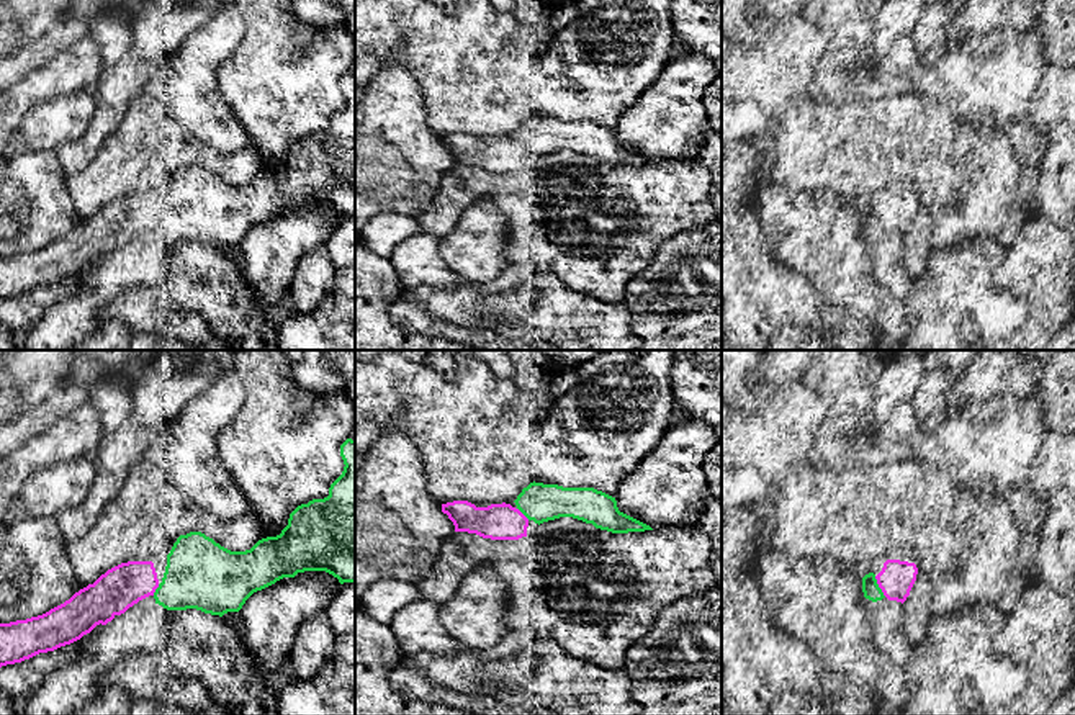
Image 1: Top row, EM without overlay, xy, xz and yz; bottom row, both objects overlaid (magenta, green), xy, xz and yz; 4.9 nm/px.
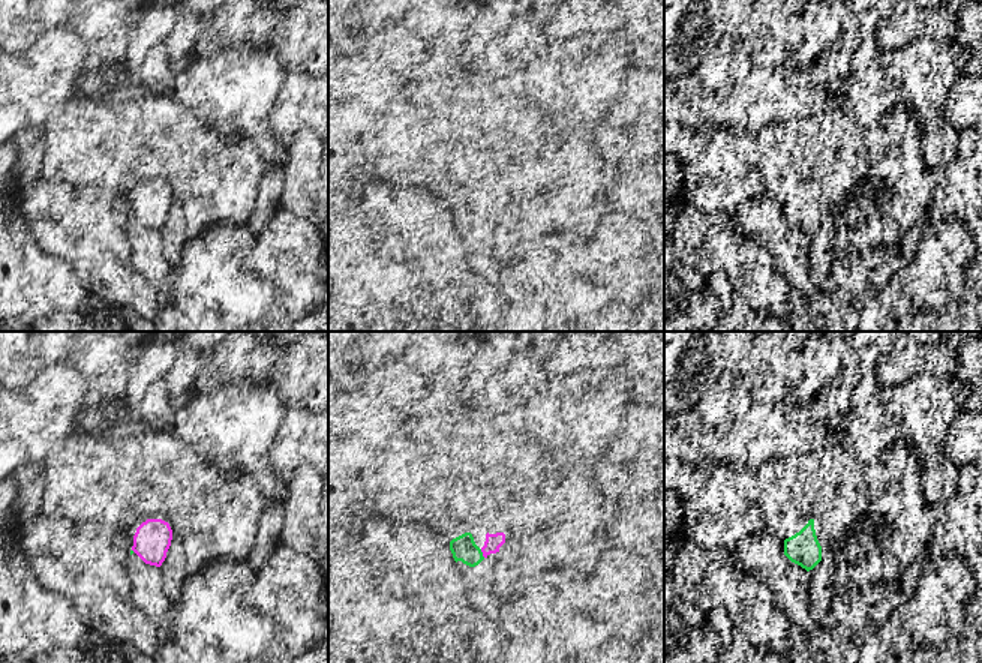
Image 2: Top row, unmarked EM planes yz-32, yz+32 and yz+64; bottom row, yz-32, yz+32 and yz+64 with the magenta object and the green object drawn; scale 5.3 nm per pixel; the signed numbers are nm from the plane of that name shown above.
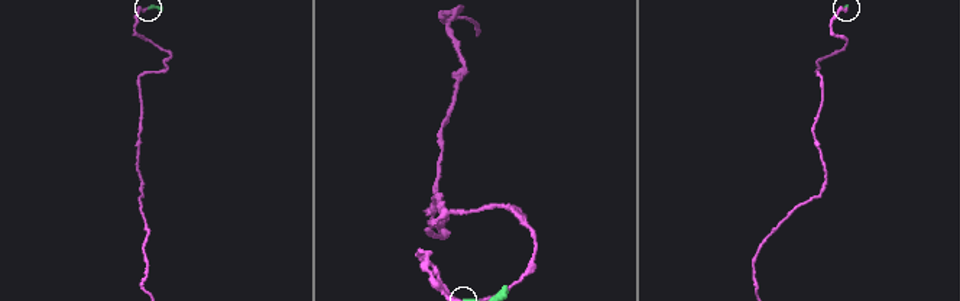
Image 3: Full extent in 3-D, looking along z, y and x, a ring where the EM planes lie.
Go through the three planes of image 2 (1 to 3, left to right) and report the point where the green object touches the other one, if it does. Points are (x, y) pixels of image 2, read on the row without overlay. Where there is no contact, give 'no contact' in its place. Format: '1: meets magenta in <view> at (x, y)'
1: no contact
2: meets magenta in yz+32 at (483, 218)
3: no contact

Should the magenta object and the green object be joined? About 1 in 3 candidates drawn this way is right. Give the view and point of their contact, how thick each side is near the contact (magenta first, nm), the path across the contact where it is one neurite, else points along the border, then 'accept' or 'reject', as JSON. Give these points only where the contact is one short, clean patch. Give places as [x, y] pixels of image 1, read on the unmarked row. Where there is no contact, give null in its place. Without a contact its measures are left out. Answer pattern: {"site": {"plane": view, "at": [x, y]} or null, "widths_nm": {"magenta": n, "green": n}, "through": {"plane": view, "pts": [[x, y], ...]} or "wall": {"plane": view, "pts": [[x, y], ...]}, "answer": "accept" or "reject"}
{"site": {"plane": "yz", "at": [879, 220]}, "widths_nm": {"magenta": 170, "green": 90}, "answer": "accept"}

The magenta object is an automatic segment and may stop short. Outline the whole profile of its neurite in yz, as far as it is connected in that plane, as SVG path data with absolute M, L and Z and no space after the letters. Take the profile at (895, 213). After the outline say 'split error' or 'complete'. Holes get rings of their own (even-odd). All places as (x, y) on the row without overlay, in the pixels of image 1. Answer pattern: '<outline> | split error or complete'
M887 193L877 209L869 206L862 211L864 231L872 236L887 231L903 237L910 229L916 208L918 201L915 196Z | split error

